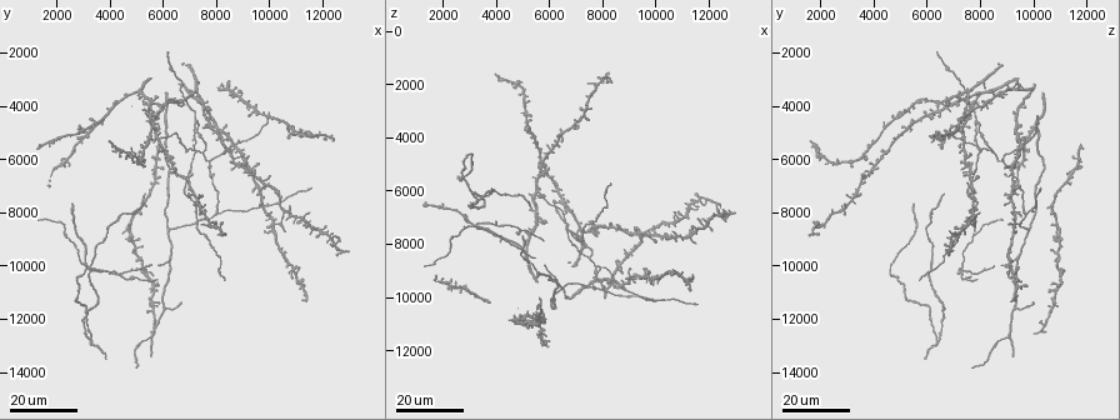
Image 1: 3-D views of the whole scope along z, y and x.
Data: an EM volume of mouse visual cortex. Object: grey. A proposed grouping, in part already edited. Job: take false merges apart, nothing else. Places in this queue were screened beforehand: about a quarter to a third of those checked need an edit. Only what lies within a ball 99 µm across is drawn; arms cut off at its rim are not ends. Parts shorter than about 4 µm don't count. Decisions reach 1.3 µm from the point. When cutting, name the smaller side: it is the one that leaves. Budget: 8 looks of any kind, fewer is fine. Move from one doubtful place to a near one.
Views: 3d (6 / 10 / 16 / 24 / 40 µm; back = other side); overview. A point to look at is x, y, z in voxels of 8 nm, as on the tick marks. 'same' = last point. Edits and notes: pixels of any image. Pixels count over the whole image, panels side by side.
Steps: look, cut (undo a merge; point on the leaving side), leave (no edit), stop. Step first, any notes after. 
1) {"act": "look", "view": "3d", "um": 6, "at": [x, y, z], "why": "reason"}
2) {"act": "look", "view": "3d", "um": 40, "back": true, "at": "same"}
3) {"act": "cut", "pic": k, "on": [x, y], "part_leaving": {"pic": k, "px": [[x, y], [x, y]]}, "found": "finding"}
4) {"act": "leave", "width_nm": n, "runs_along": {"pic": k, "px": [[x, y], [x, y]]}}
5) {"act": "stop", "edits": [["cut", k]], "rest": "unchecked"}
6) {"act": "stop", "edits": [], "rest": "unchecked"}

{"act": "look", "view": "3d", "um": 16, "at": [7200, 4600, 7800]}

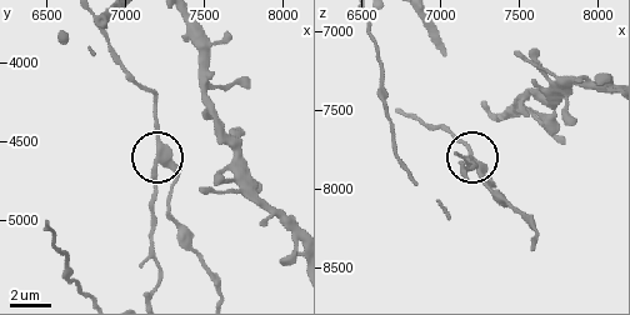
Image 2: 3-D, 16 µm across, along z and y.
{"act": "look", "view": "3d", "um": 6, "at": [7200, 4640, 7800]}

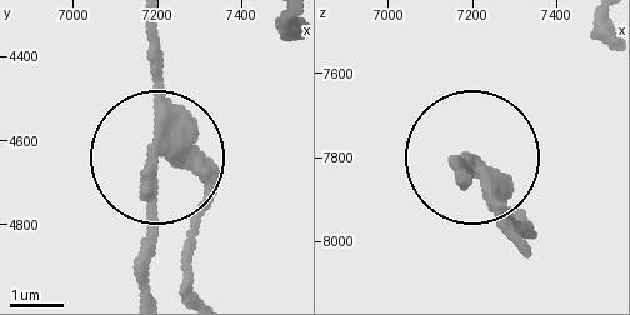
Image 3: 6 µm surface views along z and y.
{"act": "cut", "pic": 3, "on": [148, 220], "width_nm": 290, "part_leaving": {"pic": 3, "px": [[151, 154], [138, 284]]}, "found": "a second neuron is stuck on"}

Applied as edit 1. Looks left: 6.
{"act": "look", "view": "overview"}

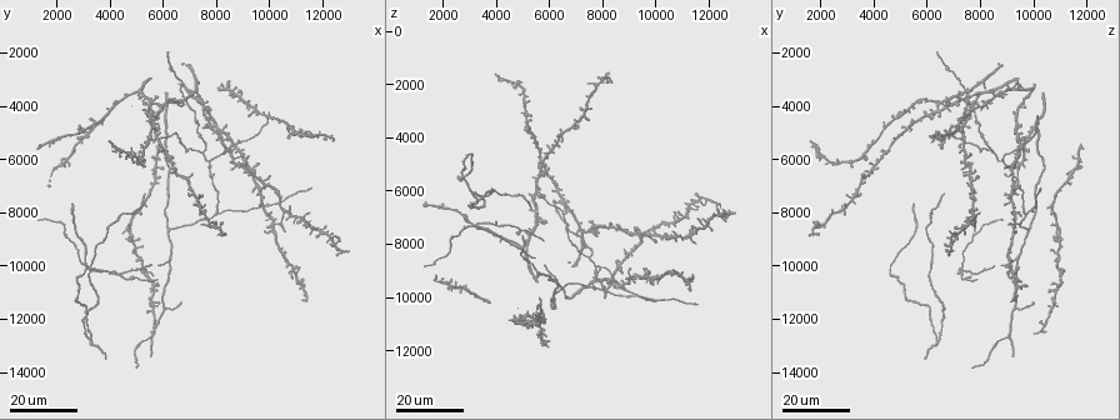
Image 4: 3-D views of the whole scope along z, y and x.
{"act": "look", "view": "3d", "um": 16, "at": [7500, 5800, 8400], "why": "branch point"}

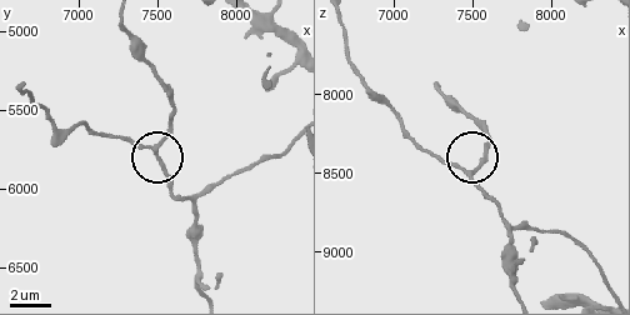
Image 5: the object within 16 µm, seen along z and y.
{"act": "look", "view": "3d", "um": 10, "at": [7440, 5760, 8480], "why": "closer look"}

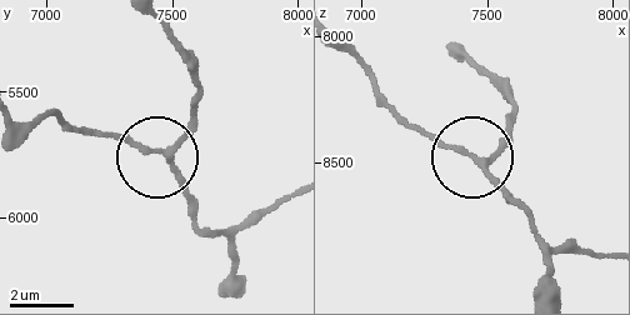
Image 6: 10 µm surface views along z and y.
{"act": "cut", "pic": 6, "on": [128, 143], "side_arm_um": 30, "part_leaving": {"pic": 6, "px": [[163, 153], [45, 113], [20, 120]]}, "found": "two neurons meet here"}

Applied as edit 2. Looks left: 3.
{"act": "look", "view": "3d", "um": 16, "at": [6100, 11700, 9400], "why": "small branch off a trunk"}

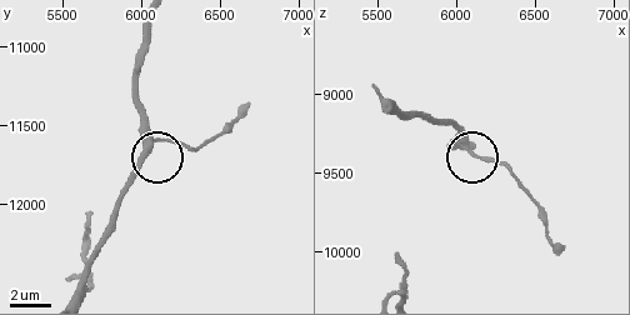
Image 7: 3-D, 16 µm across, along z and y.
{"act": "look", "view": "3d", "um": 10, "at": [6100, 11600, 9340], "why": "closer look"}

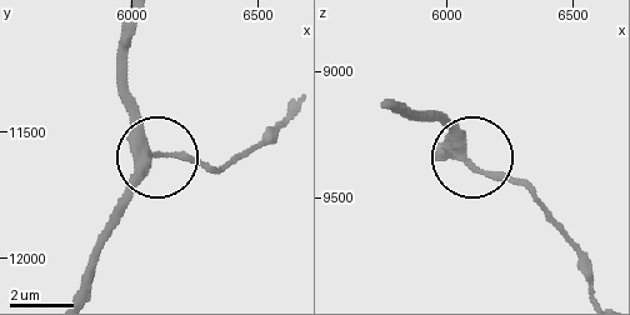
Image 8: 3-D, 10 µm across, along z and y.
{"act": "leave", "arms": 3, "runs_along": {"pic": 8, "px": [[135, 28], [124, 60], [135, 133], [156, 154], [219, 173]]}, "found": "one neuron here"}

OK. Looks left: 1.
{"act": "stop", "edits": [["cut", 3], ["cut", 6]], "rest": "unchecked"}

